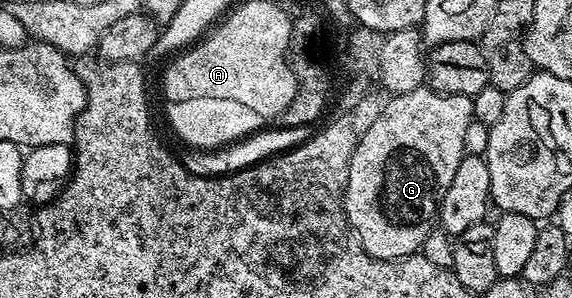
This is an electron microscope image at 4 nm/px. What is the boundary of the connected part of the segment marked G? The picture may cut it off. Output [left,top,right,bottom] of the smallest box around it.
[344,86,474,260]

